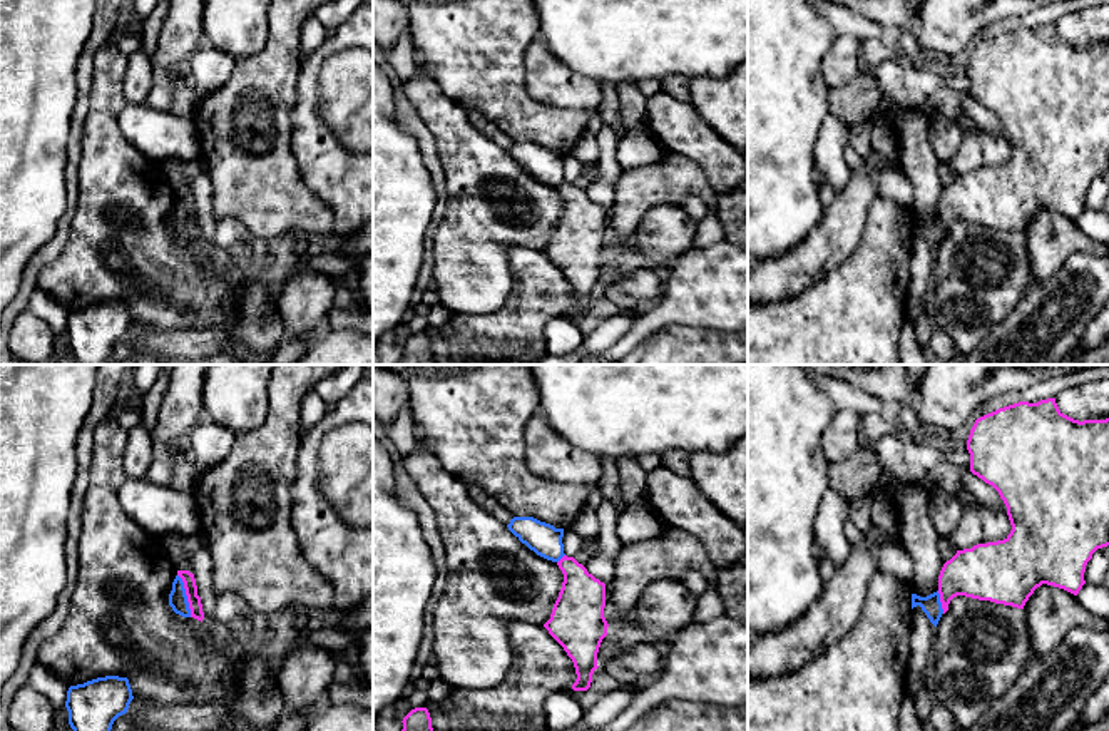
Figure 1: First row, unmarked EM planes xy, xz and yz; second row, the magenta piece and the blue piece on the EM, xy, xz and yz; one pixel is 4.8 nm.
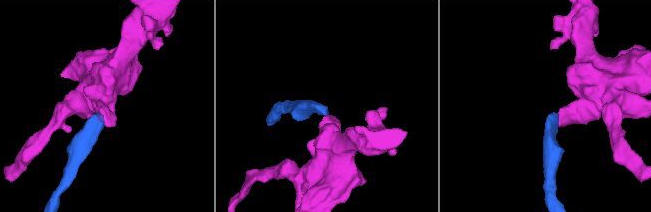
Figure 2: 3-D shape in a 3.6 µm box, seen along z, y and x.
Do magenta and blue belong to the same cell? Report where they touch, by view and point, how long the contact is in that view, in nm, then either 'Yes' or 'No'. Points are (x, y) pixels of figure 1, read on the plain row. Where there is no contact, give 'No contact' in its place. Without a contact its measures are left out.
Touches magenta at xy (186, 219). Shared border 220 nm. No

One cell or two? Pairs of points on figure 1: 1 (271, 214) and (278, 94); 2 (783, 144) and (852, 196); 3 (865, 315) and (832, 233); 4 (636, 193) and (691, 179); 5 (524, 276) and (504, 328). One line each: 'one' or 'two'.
1: one
2: two
3: two
4: one
5: one

